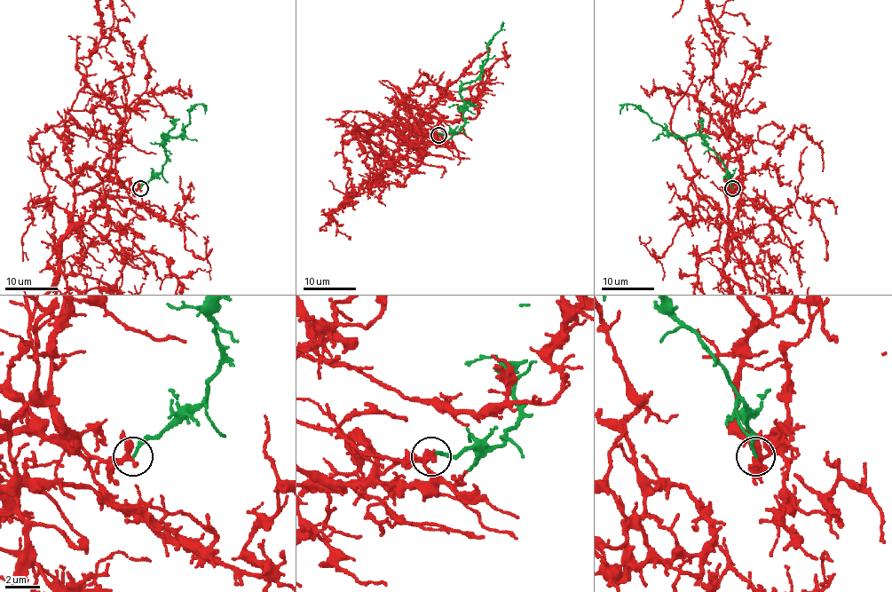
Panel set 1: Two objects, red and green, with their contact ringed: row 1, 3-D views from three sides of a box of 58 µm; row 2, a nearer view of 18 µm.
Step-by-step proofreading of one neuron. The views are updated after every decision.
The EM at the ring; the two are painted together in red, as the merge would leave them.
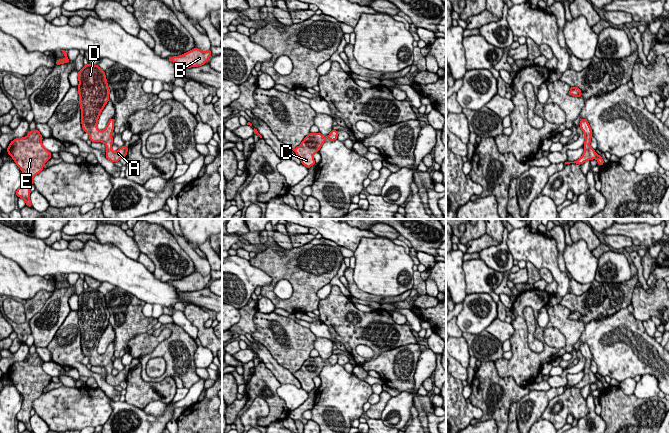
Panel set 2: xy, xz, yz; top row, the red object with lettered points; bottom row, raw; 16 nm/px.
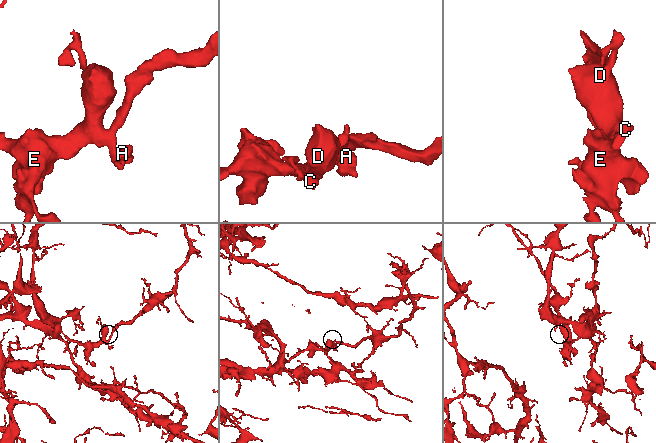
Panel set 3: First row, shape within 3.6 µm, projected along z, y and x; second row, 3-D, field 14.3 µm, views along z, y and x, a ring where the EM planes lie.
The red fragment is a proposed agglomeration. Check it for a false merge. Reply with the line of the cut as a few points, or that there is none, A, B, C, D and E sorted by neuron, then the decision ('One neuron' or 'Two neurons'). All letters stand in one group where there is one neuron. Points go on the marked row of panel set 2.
No split. Groups: A B C D E. One neuron

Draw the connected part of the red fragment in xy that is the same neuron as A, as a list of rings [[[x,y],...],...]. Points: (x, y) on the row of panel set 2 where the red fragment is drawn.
[[[88,63],[78,72],[78,93],[79,103],[81,108],[81,123],[84,132],[89,134],[89,140],[92,142],[102,142],[106,145],[106,158],[111,162],[118,162],[122,157],[127,156],[128,147],[125,145],[119,148],[116,152],[112,150],[113,137],[111,134],[114,130],[115,118],[109,120],[106,128],[100,131],[97,128],[99,115],[109,101],[110,89],[106,80],[105,71],[103,71],[98,65]]]

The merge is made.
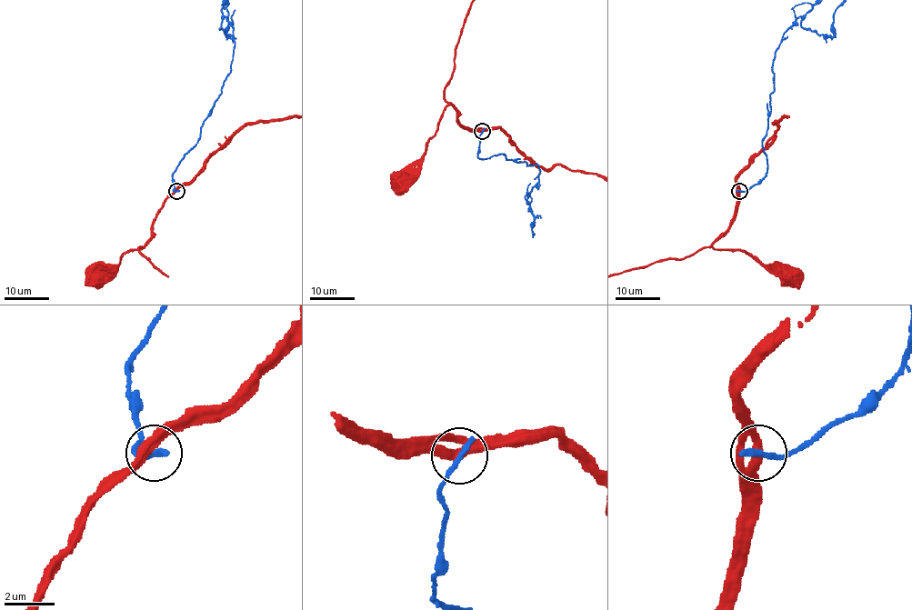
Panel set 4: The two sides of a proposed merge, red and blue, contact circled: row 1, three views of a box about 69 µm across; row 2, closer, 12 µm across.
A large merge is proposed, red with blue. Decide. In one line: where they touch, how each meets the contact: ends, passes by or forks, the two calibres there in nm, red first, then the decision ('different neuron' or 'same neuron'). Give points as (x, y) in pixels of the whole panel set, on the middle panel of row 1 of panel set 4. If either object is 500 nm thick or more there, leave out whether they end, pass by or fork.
place (482, 131); red forks; blue ends; calibres 280 and 280 nm; different neuron

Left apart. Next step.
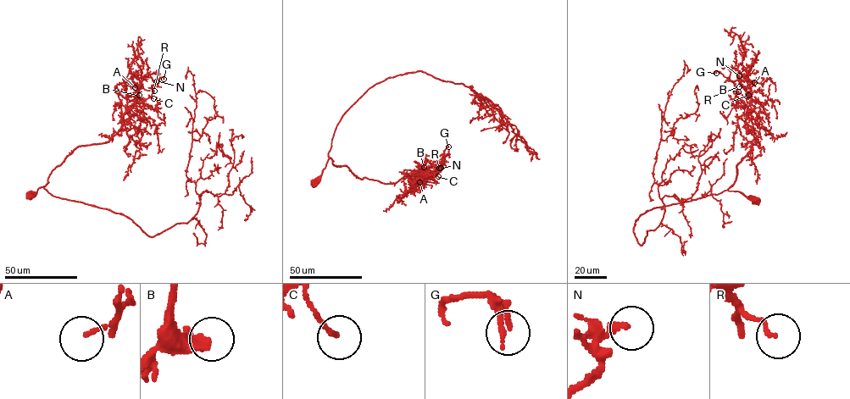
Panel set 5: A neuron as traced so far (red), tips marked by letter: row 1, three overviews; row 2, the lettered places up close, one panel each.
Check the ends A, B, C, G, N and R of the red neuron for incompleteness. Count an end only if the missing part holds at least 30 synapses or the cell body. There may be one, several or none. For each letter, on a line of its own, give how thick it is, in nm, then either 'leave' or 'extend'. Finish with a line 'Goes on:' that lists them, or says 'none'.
A: 120 nm | extend
B: 440 nm | extend
C: 130 nm | leave
G: 130 nm | leave
N: 200 nm | leave
R: 120 nm | leave
Goes on: A, B

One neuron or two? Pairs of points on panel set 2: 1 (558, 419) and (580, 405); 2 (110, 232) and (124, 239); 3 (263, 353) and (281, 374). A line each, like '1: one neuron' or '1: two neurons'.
1: one neuron
2: one neuron
3: one neuron

